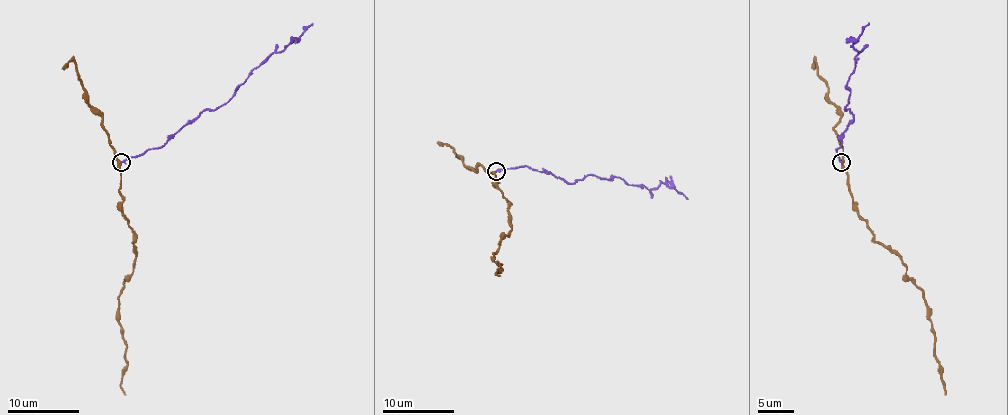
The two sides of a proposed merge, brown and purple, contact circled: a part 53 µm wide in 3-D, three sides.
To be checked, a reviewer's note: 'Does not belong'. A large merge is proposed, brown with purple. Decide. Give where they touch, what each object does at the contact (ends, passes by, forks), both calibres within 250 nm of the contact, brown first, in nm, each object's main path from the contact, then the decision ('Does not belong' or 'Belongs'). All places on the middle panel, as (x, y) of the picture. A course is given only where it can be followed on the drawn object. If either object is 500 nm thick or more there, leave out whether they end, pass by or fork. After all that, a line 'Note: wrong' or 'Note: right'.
Place: (496, 171). At the ring brown passes by. At the ring purple ends. Thickness 320 nm (brown) against 200 nm. Course of brown: (494, 172), (507, 204), (511, 229), (494, 253), (502, 269), (496, 272), (500, 276). Course of purple: (496, 172), (530, 166), (568, 182), (597, 175), (648, 188), (664, 182), (687, 199). Does not belong
Note: right

